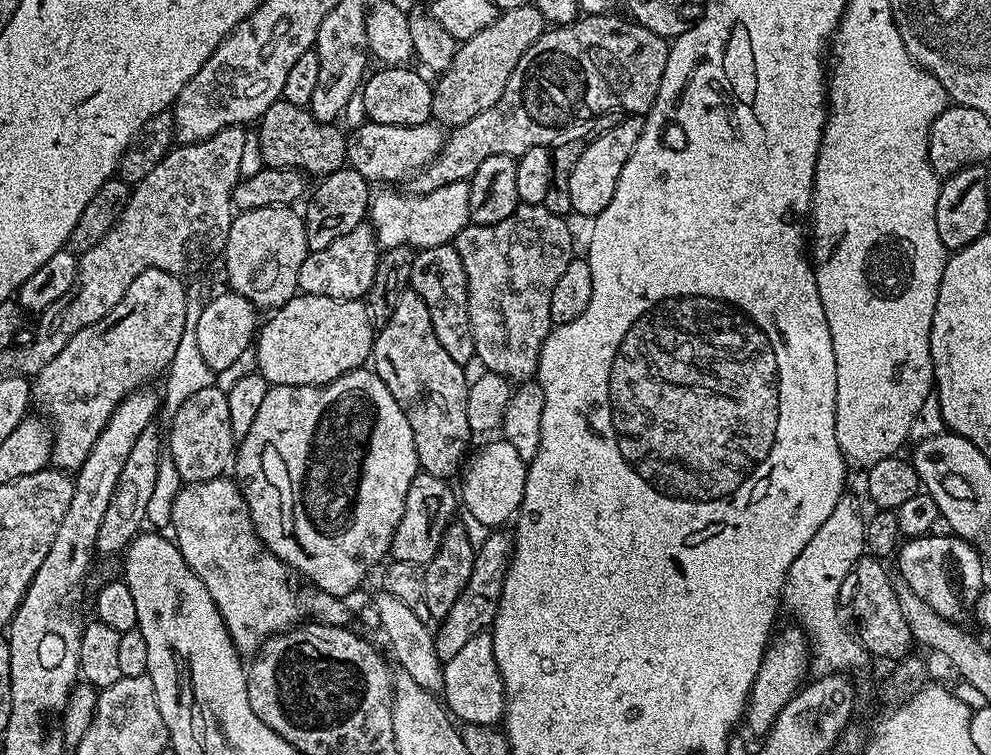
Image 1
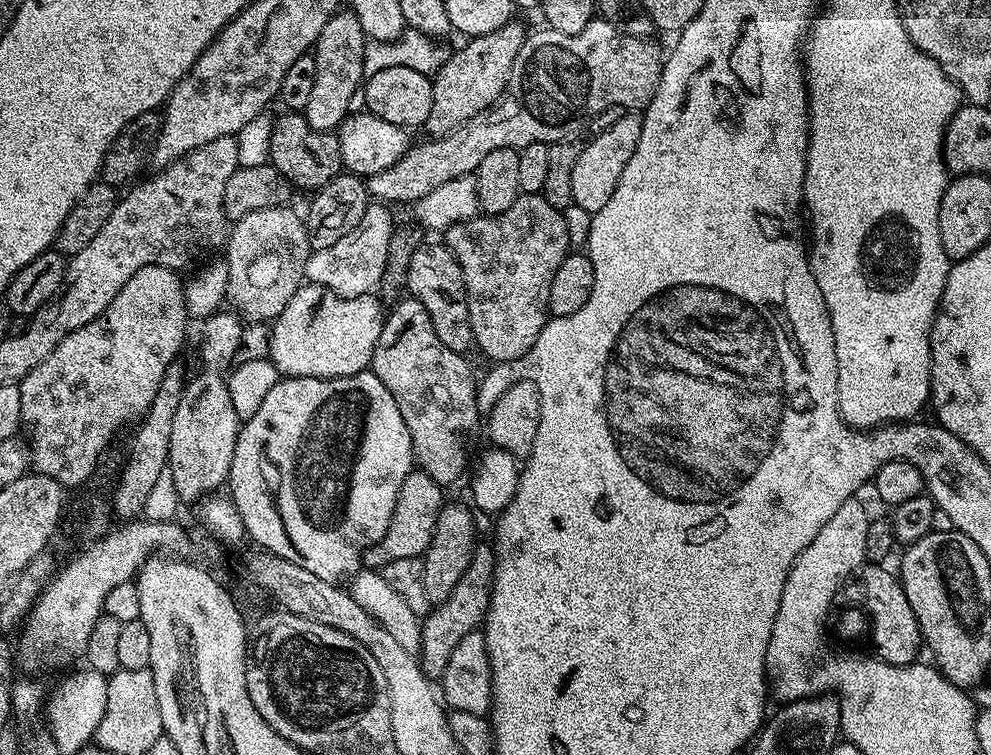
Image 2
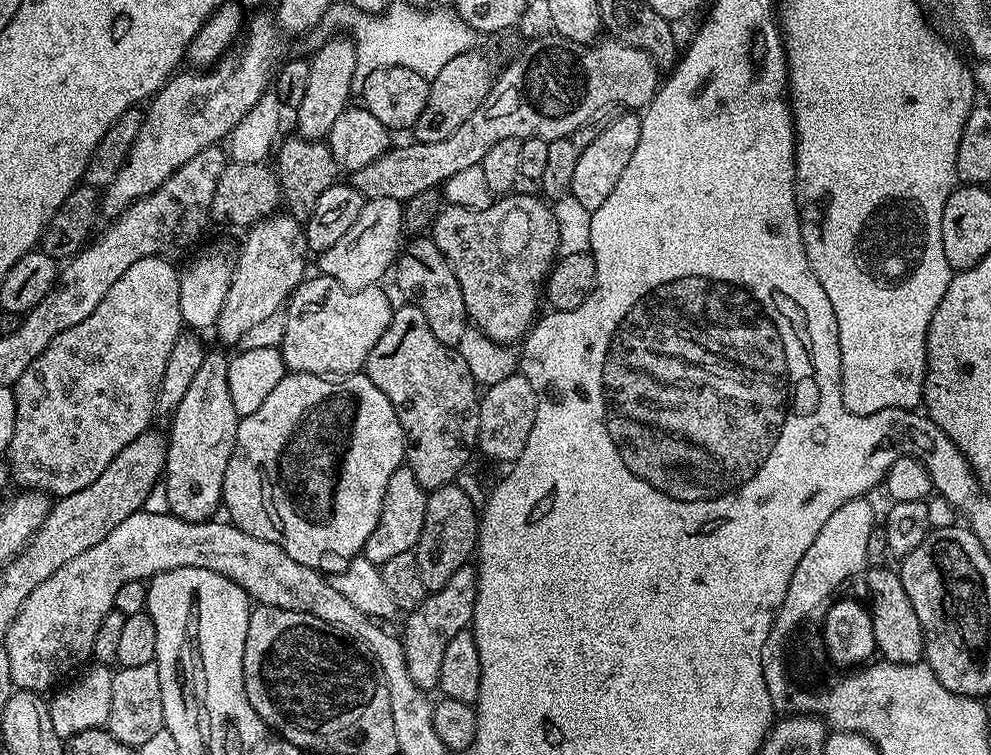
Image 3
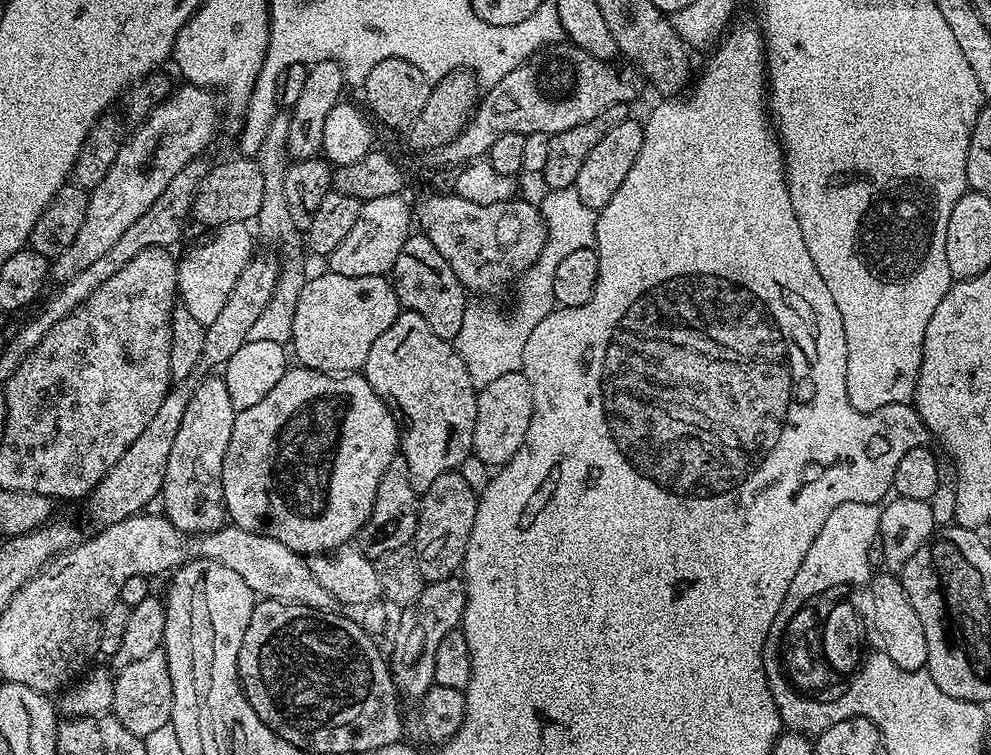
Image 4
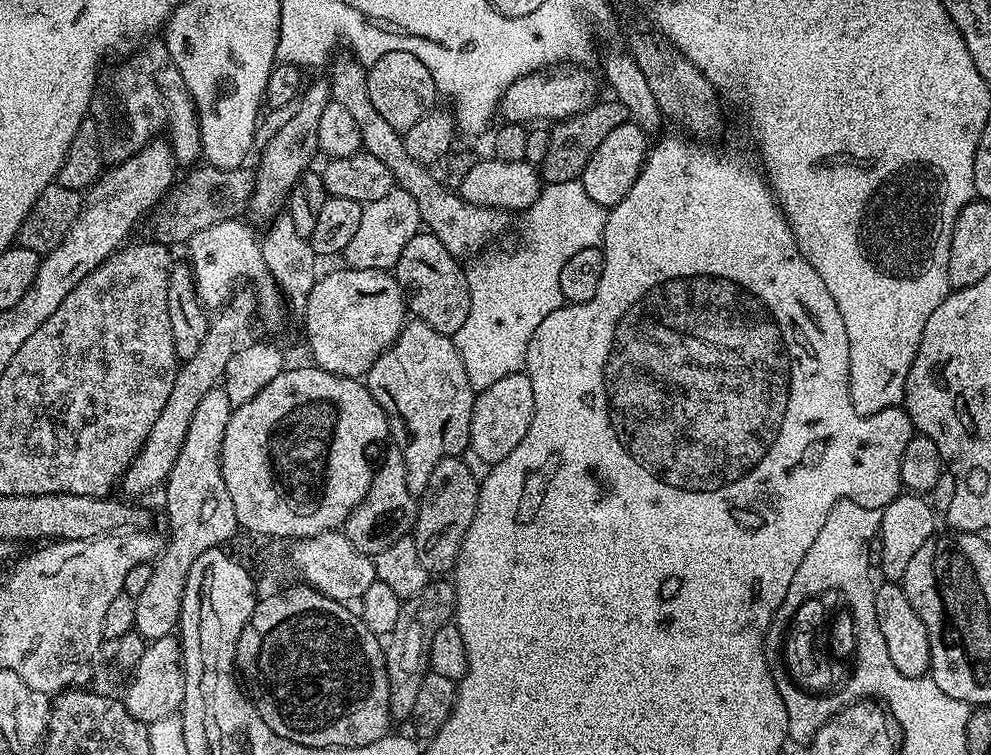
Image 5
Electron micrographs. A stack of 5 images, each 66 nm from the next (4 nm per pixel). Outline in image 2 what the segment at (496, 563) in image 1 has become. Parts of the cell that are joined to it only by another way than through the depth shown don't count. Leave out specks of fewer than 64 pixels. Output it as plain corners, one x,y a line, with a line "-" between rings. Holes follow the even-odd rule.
484,542
477,543
472,552
470,566
466,566
466,574
450,590
446,599
439,601
423,617
420,626
420,651
418,659
420,669
426,673
428,679
436,682
444,675
446,662
450,662
450,654
454,654
454,646
466,638
466,634
477,631
483,625
484,616
488,613
488,598
492,590
492,574
496,569
496,554
491,547

